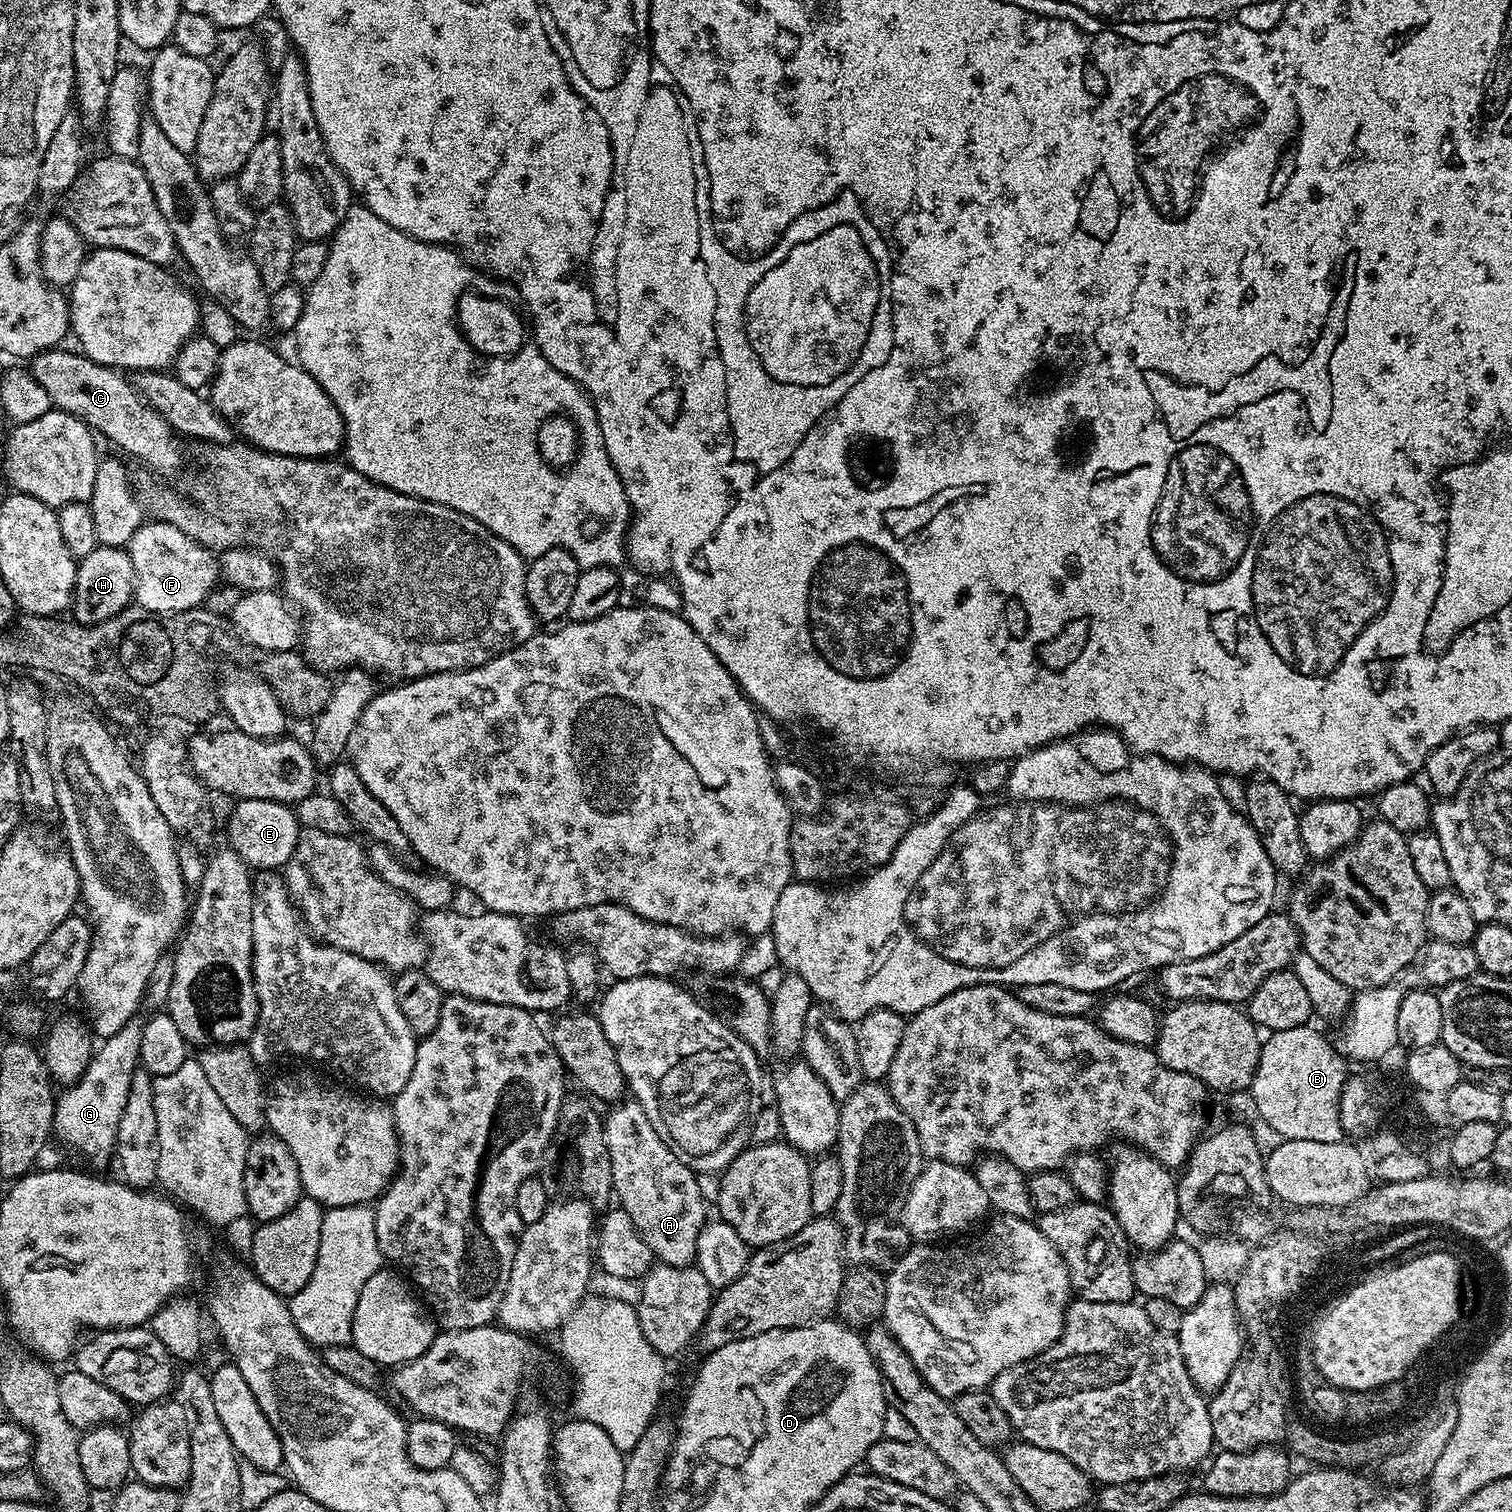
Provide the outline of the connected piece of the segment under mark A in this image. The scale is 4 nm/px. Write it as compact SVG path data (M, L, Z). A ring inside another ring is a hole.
M634 1098L625 1099L611 1109L609 1116L603 1117L606 1134L606 1150L610 1150L610 1170L612 1171L612 1190L619 1207L633 1219L634 1226L640 1232L653 1257L661 1264L689 1267L695 1261L698 1234L706 1222L704 1208L706 1201L698 1190L697 1173L687 1168L658 1138L654 1126L650 1126L650 1118L646 1118L646 1110Z

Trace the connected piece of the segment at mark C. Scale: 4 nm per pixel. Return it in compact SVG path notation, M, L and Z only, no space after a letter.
M60 346L50 348L47 352L39 352L30 360L32 376L49 394L53 405L61 412L77 416L82 423L92 429L93 433L99 434L101 437L104 435L110 443L117 444L125 452L125 454L123 453L125 457L133 456L134 459L141 460L150 471L157 472L160 476L174 475L184 464L184 452L180 449L181 437L169 426L166 418L162 418L162 414L158 414L158 410L154 410L154 406L150 406L143 396L136 393L136 387L123 371L107 368L104 364L94 362L79 350L63 352L62 349L63 347Z

